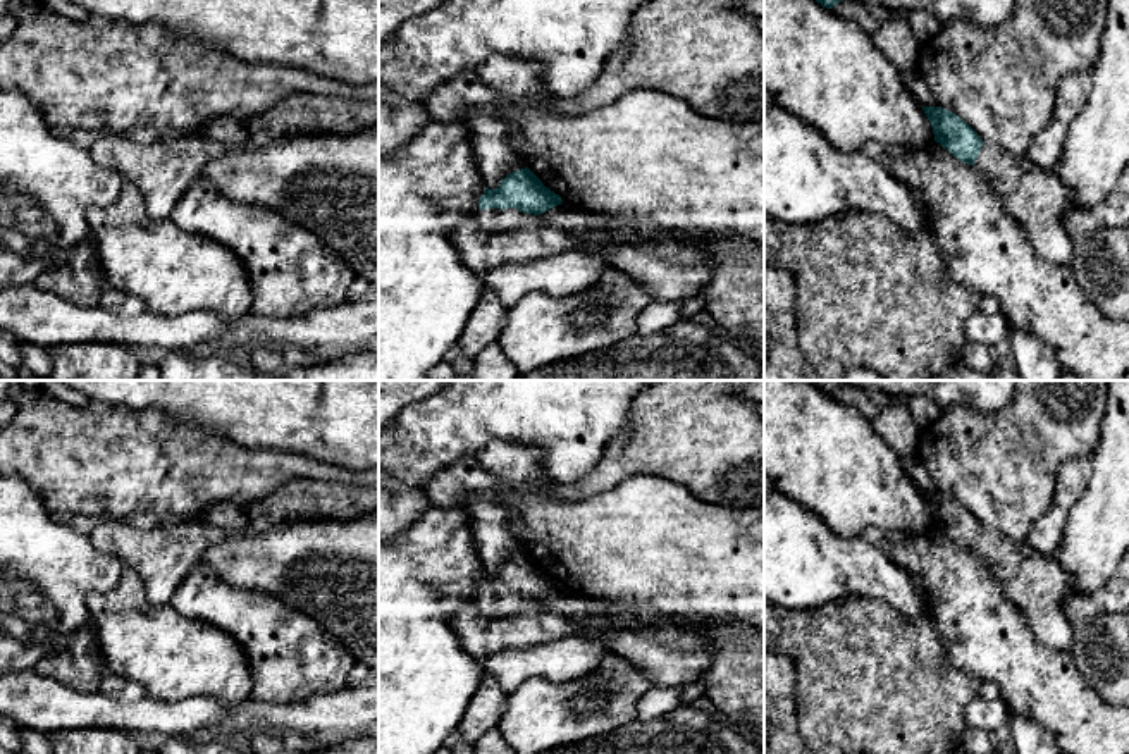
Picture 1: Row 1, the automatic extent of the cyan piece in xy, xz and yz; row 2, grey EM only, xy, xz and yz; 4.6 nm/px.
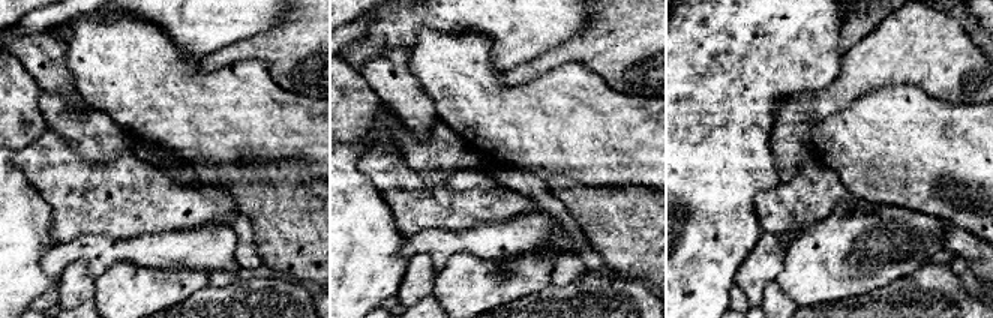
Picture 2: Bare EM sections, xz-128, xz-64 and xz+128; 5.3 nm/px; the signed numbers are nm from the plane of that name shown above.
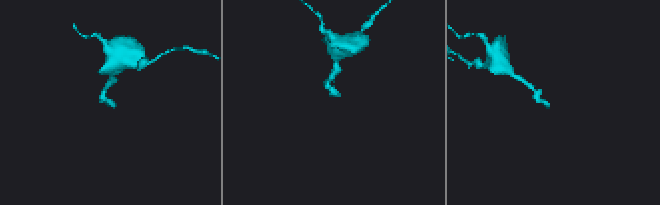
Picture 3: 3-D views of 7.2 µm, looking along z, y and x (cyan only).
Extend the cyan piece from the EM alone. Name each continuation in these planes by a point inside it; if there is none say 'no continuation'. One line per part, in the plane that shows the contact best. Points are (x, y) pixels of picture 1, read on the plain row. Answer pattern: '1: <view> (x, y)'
1: xz (491, 605)

